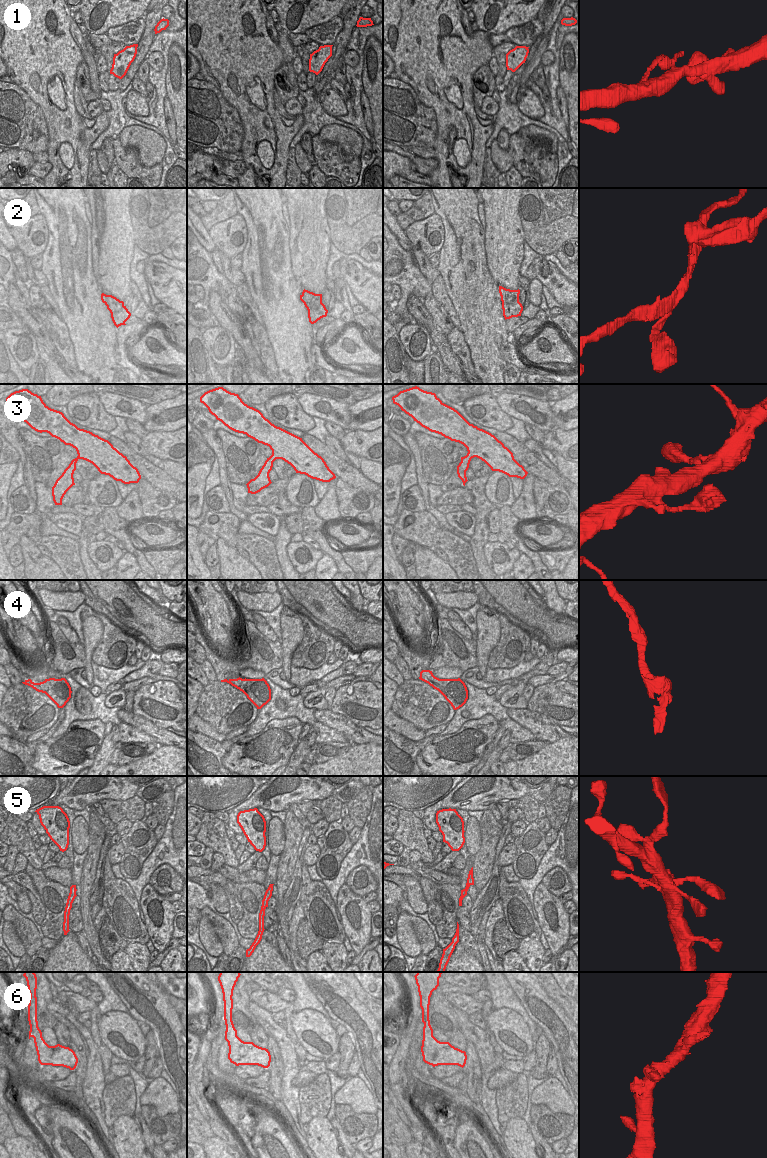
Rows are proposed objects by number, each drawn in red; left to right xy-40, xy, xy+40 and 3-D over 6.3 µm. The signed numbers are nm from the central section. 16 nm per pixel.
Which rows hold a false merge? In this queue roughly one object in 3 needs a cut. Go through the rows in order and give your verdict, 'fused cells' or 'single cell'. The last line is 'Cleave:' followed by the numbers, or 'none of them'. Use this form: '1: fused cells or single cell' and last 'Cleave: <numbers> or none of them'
1: single cell
2: fused cells
3: single cell
4: fused cells
5: fused cells
6: single cell
Cleave: 2, 4, 5

